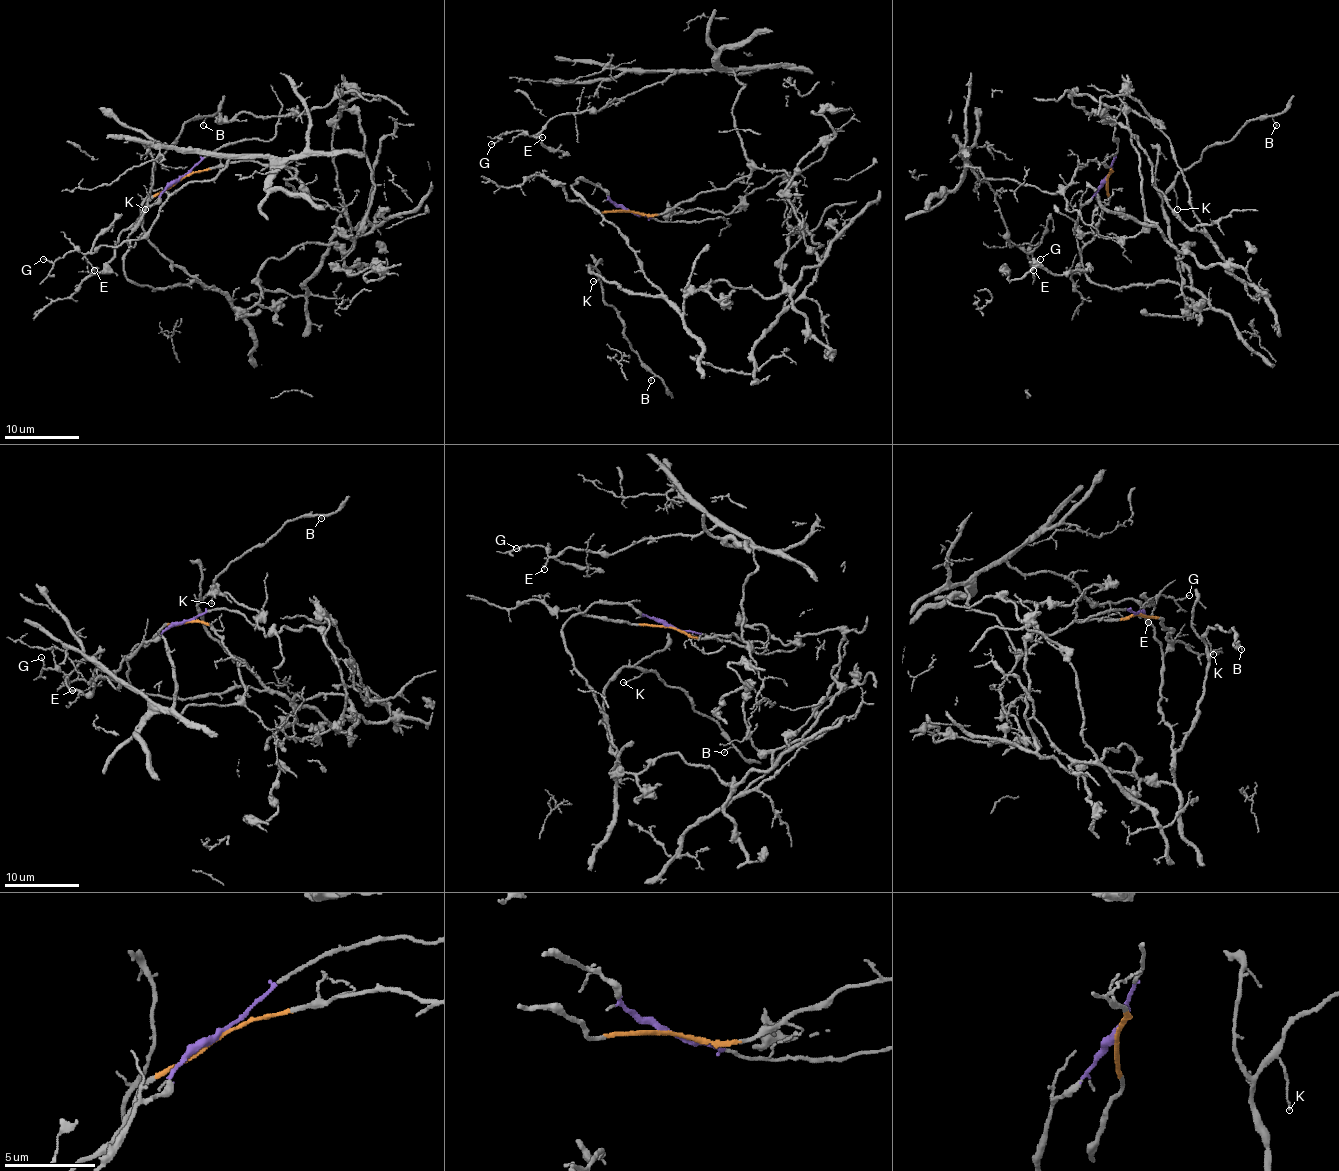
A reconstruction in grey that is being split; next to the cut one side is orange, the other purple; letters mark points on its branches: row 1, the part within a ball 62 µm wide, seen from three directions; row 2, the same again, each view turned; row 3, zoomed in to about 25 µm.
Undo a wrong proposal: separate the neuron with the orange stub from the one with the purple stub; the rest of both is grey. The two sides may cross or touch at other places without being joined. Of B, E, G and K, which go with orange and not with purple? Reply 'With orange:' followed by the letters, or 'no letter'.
With orange: E, G

